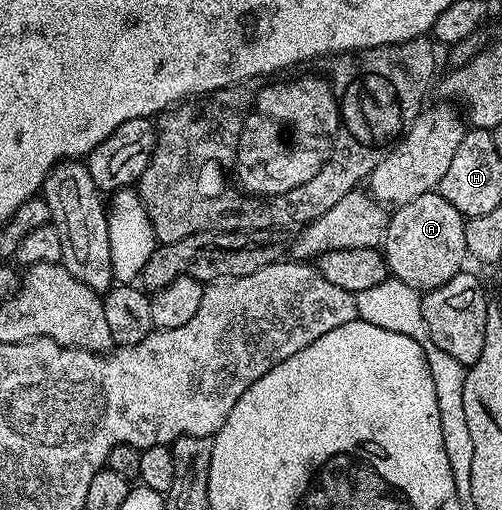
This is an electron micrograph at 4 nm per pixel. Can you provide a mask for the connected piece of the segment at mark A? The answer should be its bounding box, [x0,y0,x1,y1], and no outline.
[385,191,465,293]

